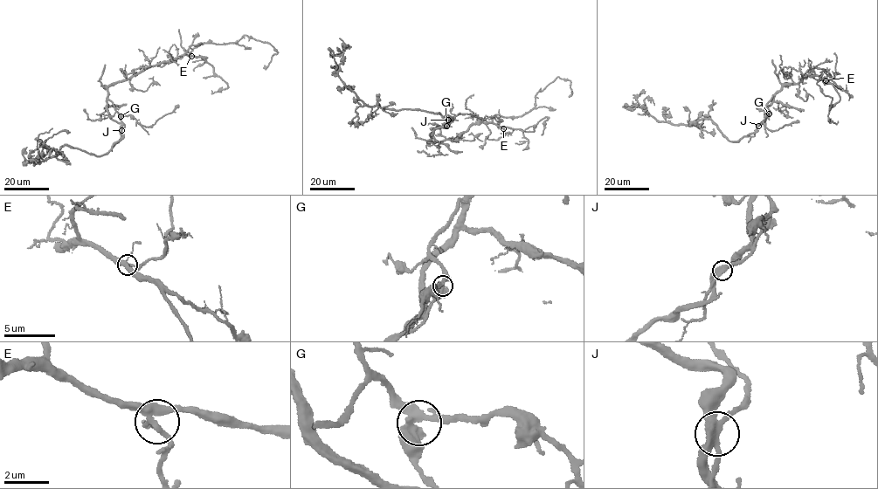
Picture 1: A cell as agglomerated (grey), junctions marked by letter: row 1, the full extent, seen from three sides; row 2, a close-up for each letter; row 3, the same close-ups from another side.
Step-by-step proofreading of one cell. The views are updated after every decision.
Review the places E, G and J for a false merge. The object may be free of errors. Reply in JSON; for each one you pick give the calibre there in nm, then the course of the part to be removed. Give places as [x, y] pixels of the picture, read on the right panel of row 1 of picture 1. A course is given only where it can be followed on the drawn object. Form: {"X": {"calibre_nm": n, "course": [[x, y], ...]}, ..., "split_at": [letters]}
{"split_at": []}

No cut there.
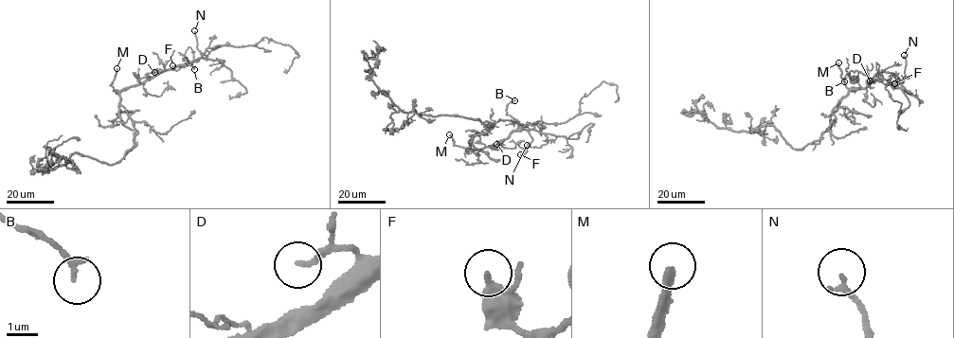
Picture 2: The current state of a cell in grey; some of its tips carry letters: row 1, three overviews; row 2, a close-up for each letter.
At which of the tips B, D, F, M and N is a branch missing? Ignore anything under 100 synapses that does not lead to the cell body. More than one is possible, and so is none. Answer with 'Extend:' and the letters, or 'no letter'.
Extend: M

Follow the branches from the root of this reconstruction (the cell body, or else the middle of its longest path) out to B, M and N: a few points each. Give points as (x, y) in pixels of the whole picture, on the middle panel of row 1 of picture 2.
B: (476, 133), (469, 141), (470, 149), (496, 146), (517, 131), (519, 125), (506, 109), (514, 100)
M: (476, 133), (465, 148), (455, 144), (449, 134)
N: (476, 133), (470, 149), (496, 146), (524, 129), (547, 137), (538, 148), (527, 145)

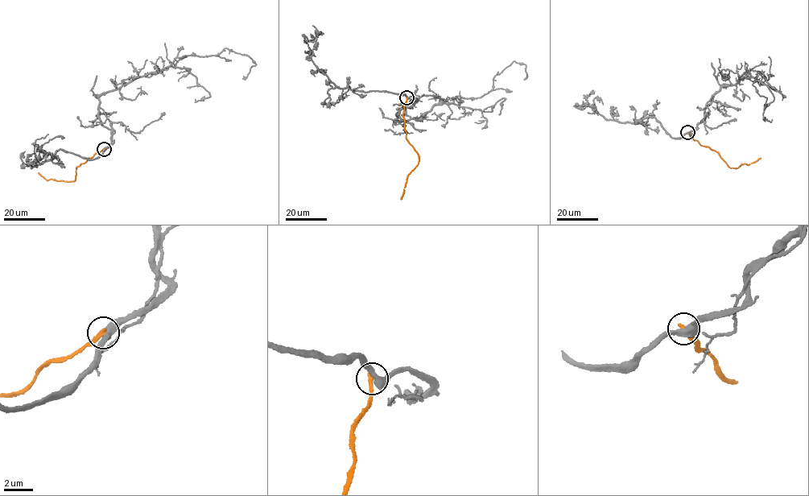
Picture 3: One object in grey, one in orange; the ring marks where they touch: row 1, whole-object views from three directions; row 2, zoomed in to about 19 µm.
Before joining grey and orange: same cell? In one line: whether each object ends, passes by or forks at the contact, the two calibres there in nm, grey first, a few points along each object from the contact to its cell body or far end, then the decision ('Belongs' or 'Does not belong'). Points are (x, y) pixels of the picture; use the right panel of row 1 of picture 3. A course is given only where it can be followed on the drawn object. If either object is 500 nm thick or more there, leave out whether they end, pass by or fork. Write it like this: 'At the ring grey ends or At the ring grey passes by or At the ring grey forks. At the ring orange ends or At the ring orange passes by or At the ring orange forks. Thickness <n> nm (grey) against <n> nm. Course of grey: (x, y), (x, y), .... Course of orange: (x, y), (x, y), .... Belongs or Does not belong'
At the ring grey passes by. At the ring orange ends. Thickness 480 nm (grey) against 320 nm. Course of grey: (688, 133), (712, 95), (750, 69), (765, 76), (753, 85), (765, 107). Course of orange: (688, 133), (703, 146), (715, 150), (731, 167), (749, 164), (761, 158). Does not belong

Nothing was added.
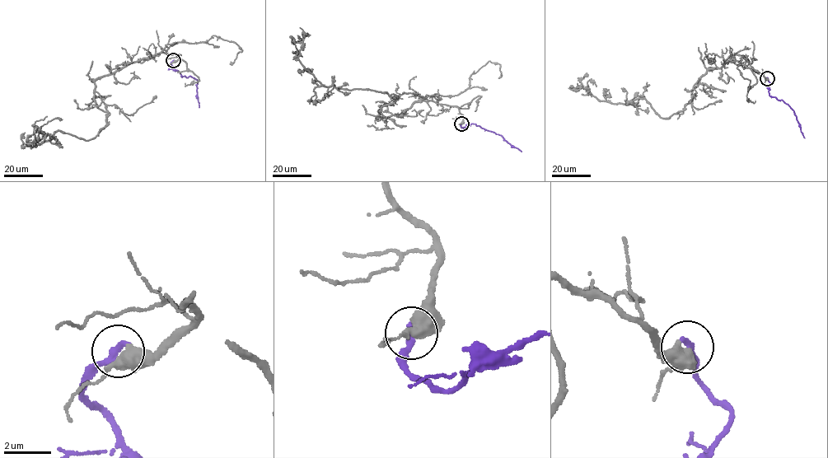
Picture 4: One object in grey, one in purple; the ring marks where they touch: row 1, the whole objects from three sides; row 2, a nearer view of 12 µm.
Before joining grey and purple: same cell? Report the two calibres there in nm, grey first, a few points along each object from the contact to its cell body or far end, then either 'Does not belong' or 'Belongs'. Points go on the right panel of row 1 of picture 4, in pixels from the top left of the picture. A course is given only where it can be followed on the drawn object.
Thickness 550 nm (grey) against 300 nm. Course of grey: (767, 78), (724, 60), (699, 78), (684, 109), (665, 119), (643, 98), (599, 100), (582, 84), (587, 77). Course of purple: (767, 78), (771, 84), (769, 95), (782, 100), (791, 108), (804, 137). Belongs

